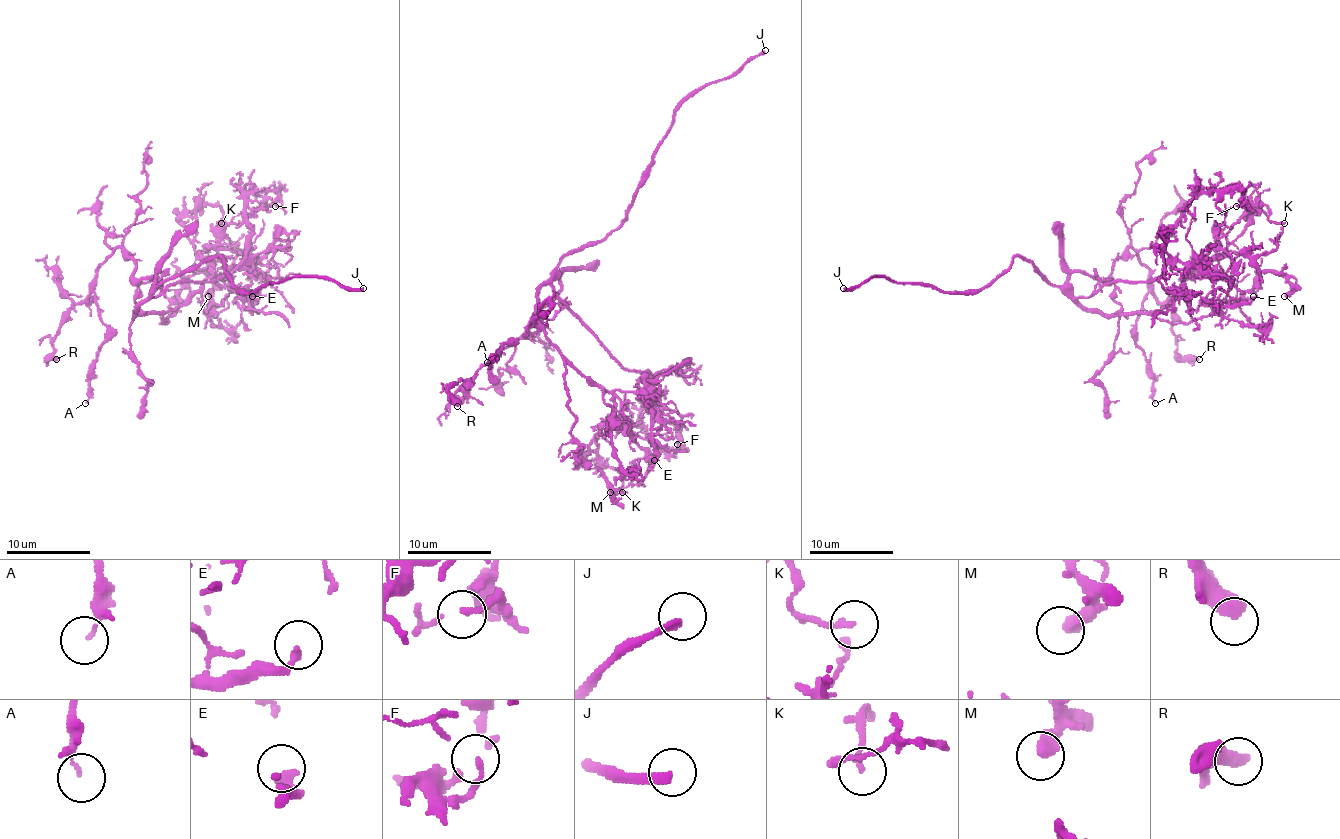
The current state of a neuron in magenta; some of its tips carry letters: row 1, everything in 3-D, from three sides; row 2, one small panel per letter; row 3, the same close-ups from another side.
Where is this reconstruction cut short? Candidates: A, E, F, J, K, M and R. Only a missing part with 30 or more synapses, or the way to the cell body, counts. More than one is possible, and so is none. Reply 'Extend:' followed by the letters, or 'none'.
Extend: J

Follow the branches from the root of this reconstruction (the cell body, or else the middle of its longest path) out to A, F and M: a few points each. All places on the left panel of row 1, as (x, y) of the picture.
A: (156, 288), (158, 271), (137, 280), (121, 248), (100, 265), (93, 294), (106, 342), (85, 403)
F: (156, 288), (150, 296), (177, 282), (215, 282), (244, 259), (250, 225), (240, 187), (248, 183), (275, 206)
M: (156, 288), (135, 315), (160, 313), (164, 323), (181, 286), (200, 271), (213, 282), (208, 296)

